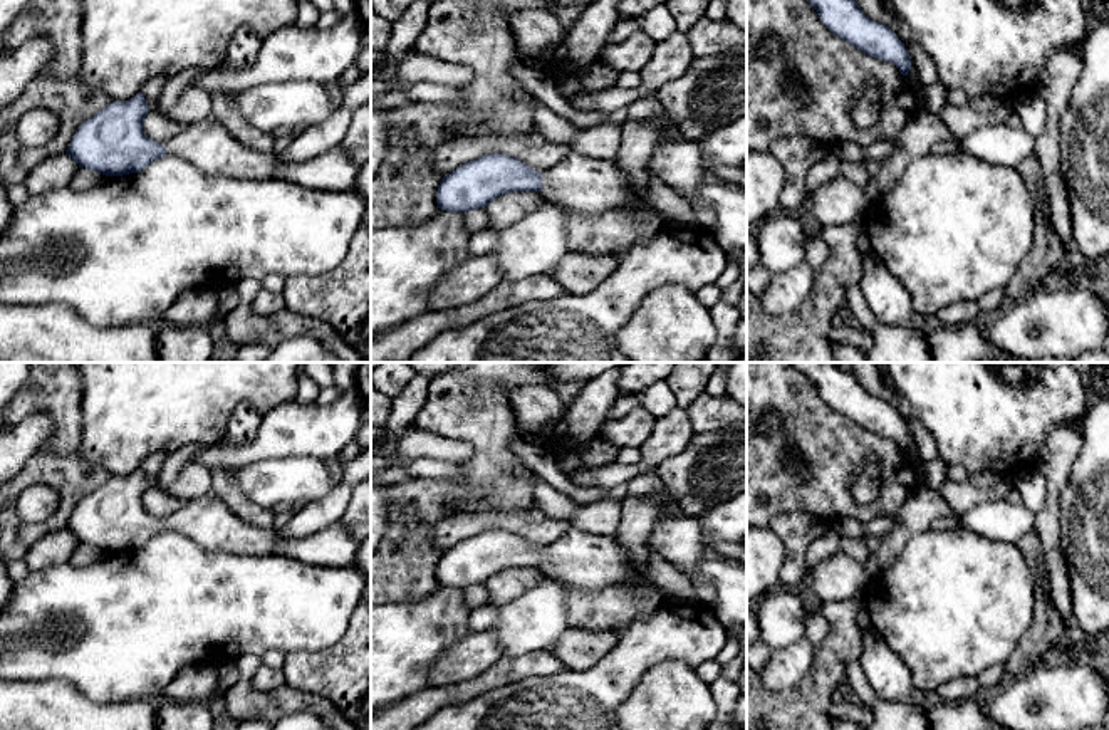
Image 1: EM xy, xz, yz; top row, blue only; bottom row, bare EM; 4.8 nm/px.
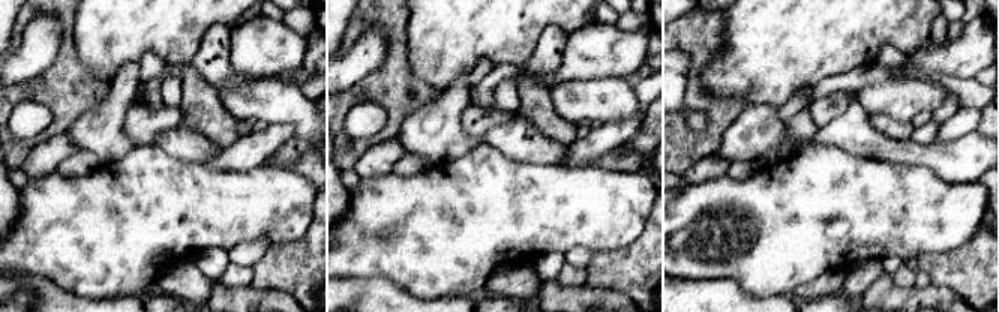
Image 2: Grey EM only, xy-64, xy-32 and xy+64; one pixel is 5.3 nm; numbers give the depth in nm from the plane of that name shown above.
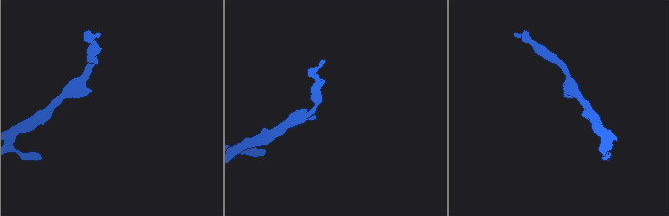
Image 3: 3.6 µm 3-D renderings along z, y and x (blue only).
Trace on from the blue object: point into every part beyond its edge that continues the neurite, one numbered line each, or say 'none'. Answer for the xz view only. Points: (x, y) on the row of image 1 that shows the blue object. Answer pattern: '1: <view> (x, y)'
1: xz (577, 182)

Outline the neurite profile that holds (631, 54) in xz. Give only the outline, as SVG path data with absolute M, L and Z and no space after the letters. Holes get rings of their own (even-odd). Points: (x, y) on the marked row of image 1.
M638 30L617 44L602 47L601 62L619 74L639 72L651 59L654 44L643 30Z

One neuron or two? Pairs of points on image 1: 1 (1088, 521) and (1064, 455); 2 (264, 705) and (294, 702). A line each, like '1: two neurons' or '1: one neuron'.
1: two neurons
2: one neuron

